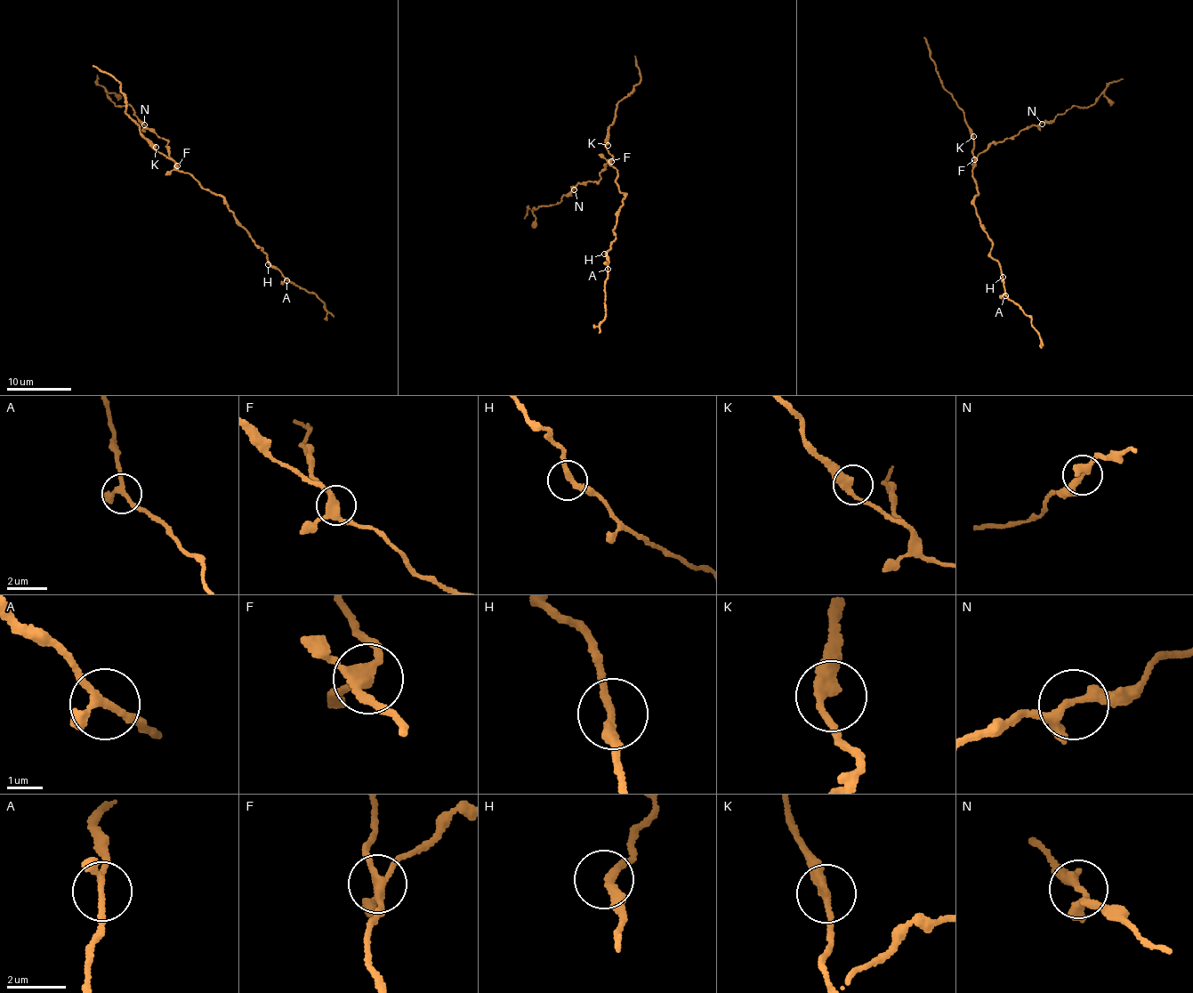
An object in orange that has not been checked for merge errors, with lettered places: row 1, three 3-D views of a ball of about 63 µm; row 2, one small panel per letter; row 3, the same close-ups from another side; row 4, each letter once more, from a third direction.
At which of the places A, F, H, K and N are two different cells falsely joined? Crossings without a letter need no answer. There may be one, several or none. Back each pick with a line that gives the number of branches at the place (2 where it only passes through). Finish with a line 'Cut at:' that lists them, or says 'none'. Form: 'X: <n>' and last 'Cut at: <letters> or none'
Cut at: none

